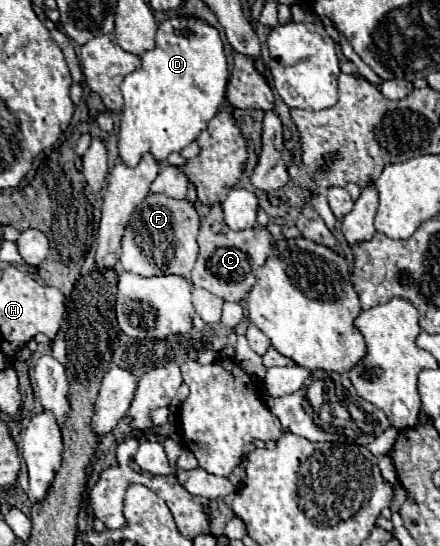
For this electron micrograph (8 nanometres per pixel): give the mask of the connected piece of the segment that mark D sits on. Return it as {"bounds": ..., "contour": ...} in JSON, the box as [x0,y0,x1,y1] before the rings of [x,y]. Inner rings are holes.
{"bounds":[117,17,227,167],"contour":[[[171,17],[157,29],[155,49],[147,51],[141,57],[143,65],[129,73],[123,79],[121,93],[125,99],[123,113],[121,113],[121,127],[119,127],[119,139],[117,139],[117,151],[127,167],[135,167],[143,153],[151,153],[155,161],[163,163],[171,153],[181,151],[191,141],[197,139],[197,135],[207,127],[207,123],[215,117],[219,111],[223,99],[225,99],[225,87],[227,87],[227,59],[223,51],[221,37],[217,29],[205,25],[203,21],[195,17]]]}

